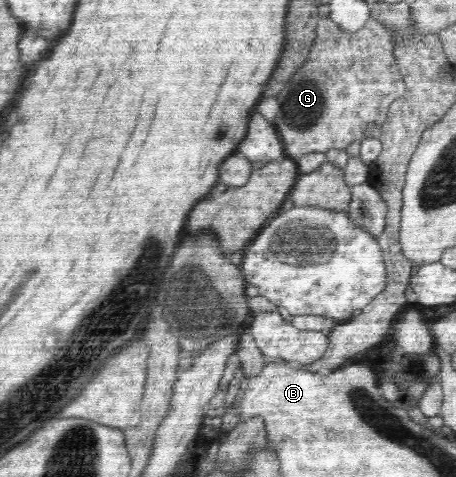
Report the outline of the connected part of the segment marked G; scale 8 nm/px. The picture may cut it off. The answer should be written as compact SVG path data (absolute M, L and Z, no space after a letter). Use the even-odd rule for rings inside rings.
M330 17L319 18L316 24L316 39L307 57L307 61L289 79L283 91L276 99L281 108L274 121L280 139L285 146L284 155L296 162L301 155L309 153L326 153L331 149L347 150L351 143L361 143L366 139L366 130L370 126L382 127L387 120L387 111L395 101L405 93L406 85L400 73L394 56L397 45L395 33L388 30L377 19L370 19L359 31L347 33Z

